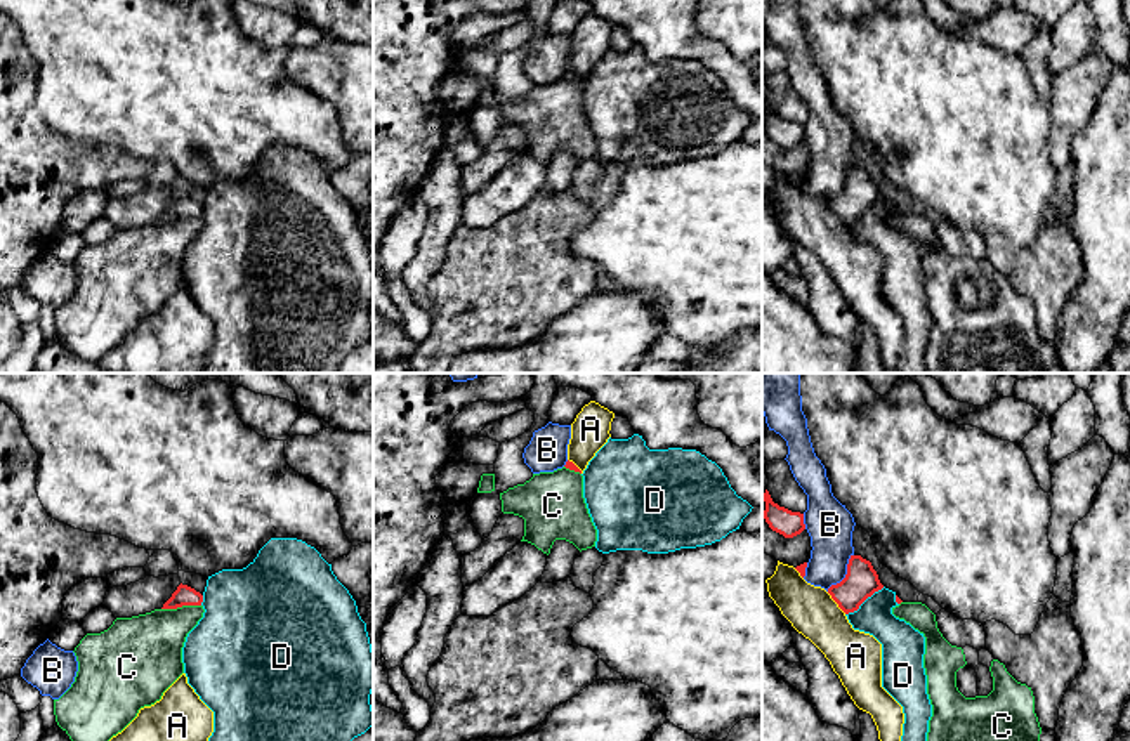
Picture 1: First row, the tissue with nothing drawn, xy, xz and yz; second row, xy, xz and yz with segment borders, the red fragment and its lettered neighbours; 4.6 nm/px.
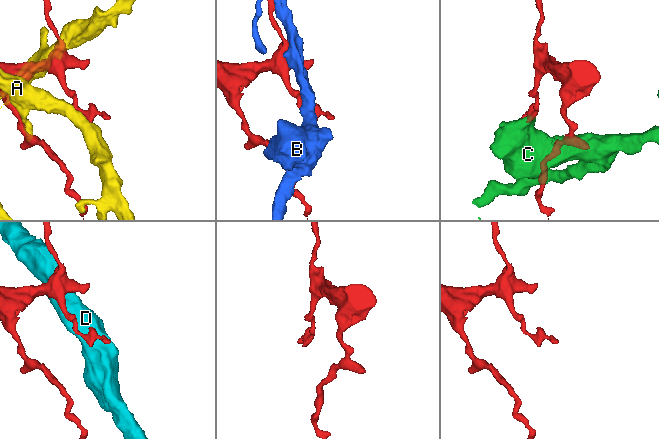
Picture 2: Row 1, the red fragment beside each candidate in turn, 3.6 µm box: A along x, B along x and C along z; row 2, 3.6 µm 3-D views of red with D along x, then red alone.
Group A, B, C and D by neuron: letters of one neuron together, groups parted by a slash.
A / B / C / D

